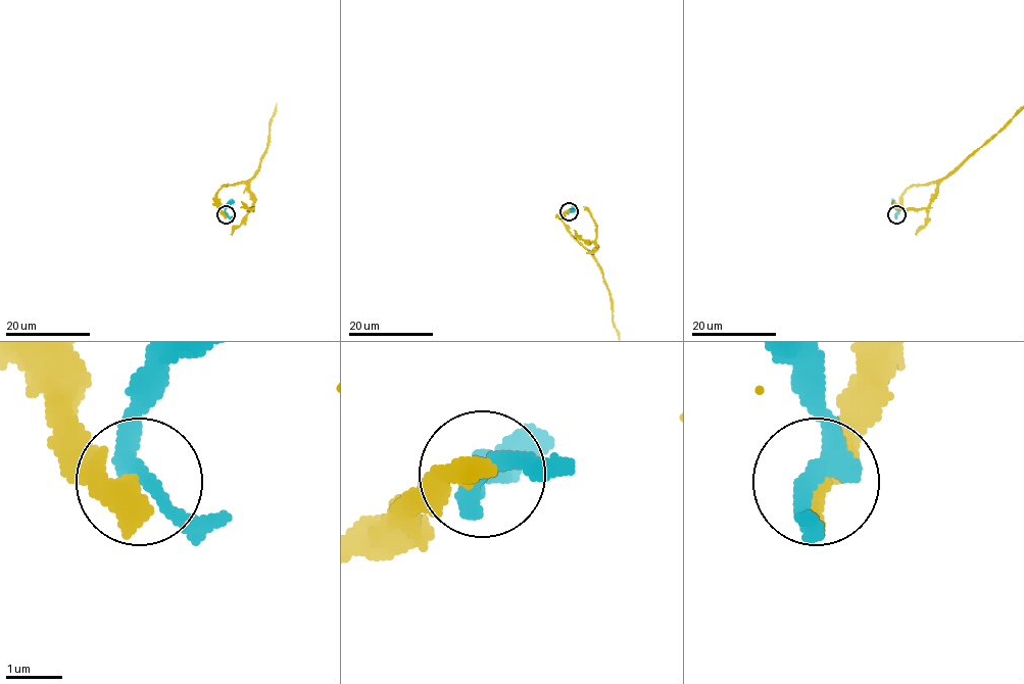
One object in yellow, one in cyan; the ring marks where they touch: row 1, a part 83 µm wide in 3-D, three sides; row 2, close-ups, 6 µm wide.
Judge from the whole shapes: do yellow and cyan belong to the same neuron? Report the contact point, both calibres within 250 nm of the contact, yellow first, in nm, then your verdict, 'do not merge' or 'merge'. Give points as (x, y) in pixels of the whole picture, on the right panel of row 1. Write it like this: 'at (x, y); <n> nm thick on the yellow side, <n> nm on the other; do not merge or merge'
at (896, 214); 500 nm thick on the yellow side, 320 nm on the other; do not merge

